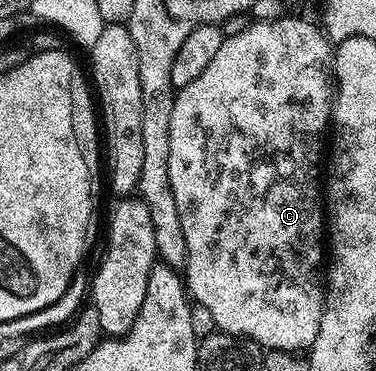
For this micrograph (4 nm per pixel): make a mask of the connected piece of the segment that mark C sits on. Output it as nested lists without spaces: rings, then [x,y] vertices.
[[[285,17],[278,21],[249,22],[248,28],[235,37],[224,39],[216,56],[206,65],[206,69],[190,85],[179,88],[174,101],[174,113],[170,113],[170,189],[174,189],[174,202],[178,205],[178,217],[182,220],[182,234],[186,236],[186,253],[188,266],[186,268],[186,290],[199,306],[205,307],[214,317],[216,331],[225,335],[238,335],[241,339],[253,339],[259,347],[268,351],[289,351],[304,353],[311,348],[318,337],[318,329],[324,312],[325,284],[322,282],[322,268],[326,263],[326,204],[322,198],[322,156],[326,151],[326,136],[330,131],[332,121],[332,104],[334,102],[334,47],[327,35],[319,26],[316,27],[308,19],[291,19]]]

